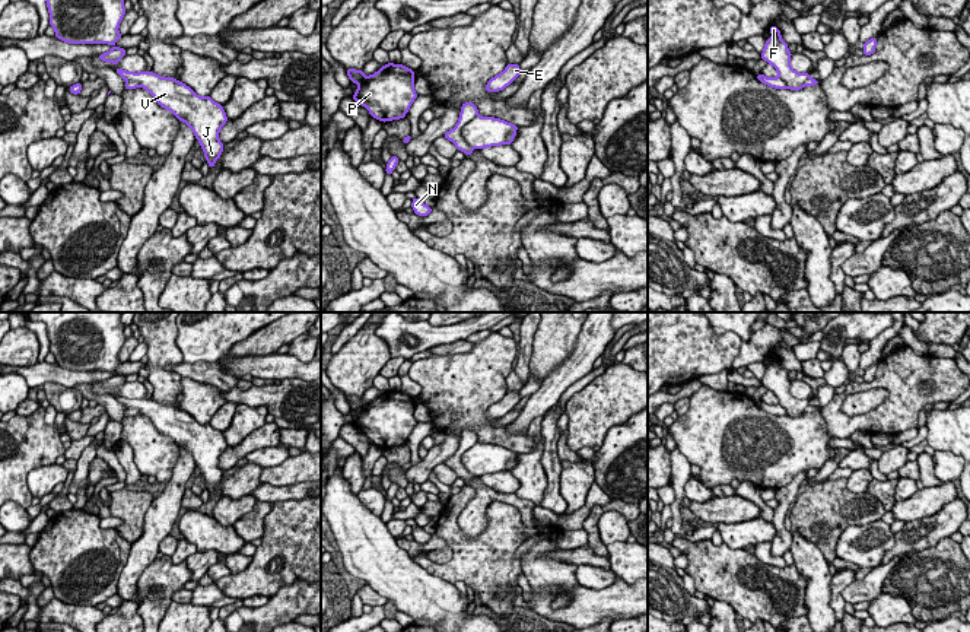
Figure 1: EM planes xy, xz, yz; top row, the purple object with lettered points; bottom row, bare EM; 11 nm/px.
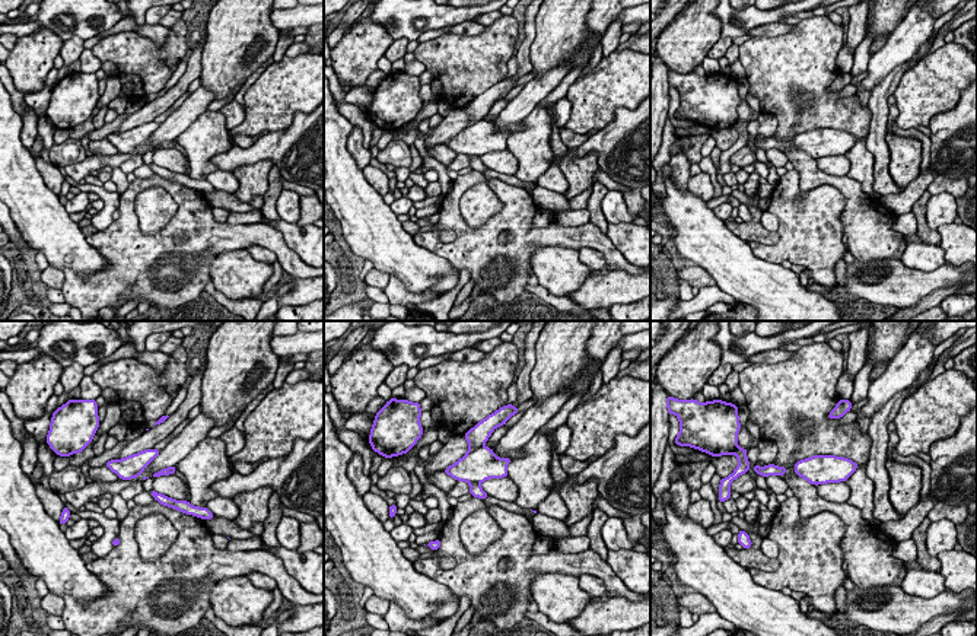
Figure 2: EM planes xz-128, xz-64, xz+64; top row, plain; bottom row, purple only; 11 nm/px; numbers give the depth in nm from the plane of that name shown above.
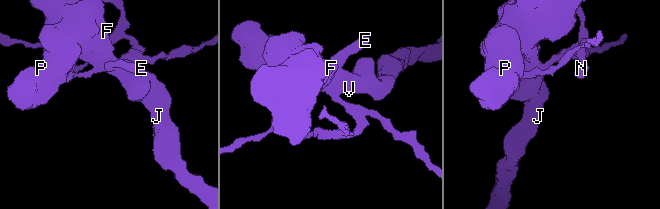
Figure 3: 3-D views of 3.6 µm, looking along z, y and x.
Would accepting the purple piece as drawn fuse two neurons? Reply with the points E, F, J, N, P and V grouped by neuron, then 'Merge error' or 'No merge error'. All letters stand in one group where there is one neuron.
Groups: E N / F J P V. Merge error

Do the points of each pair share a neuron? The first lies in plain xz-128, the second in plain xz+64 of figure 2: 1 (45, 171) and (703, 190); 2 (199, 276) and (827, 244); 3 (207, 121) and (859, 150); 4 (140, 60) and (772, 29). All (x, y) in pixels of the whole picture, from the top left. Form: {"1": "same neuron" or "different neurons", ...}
{"1": "same neuron", "2": "same neuron", "3": "same neuron", "4": "different neurons"}

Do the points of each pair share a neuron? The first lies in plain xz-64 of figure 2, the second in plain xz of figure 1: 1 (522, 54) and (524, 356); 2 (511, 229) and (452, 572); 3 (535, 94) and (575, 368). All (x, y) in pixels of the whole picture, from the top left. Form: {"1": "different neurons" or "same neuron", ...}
{"1": "same neuron", "2": "same neuron", "3": "same neuron"}

